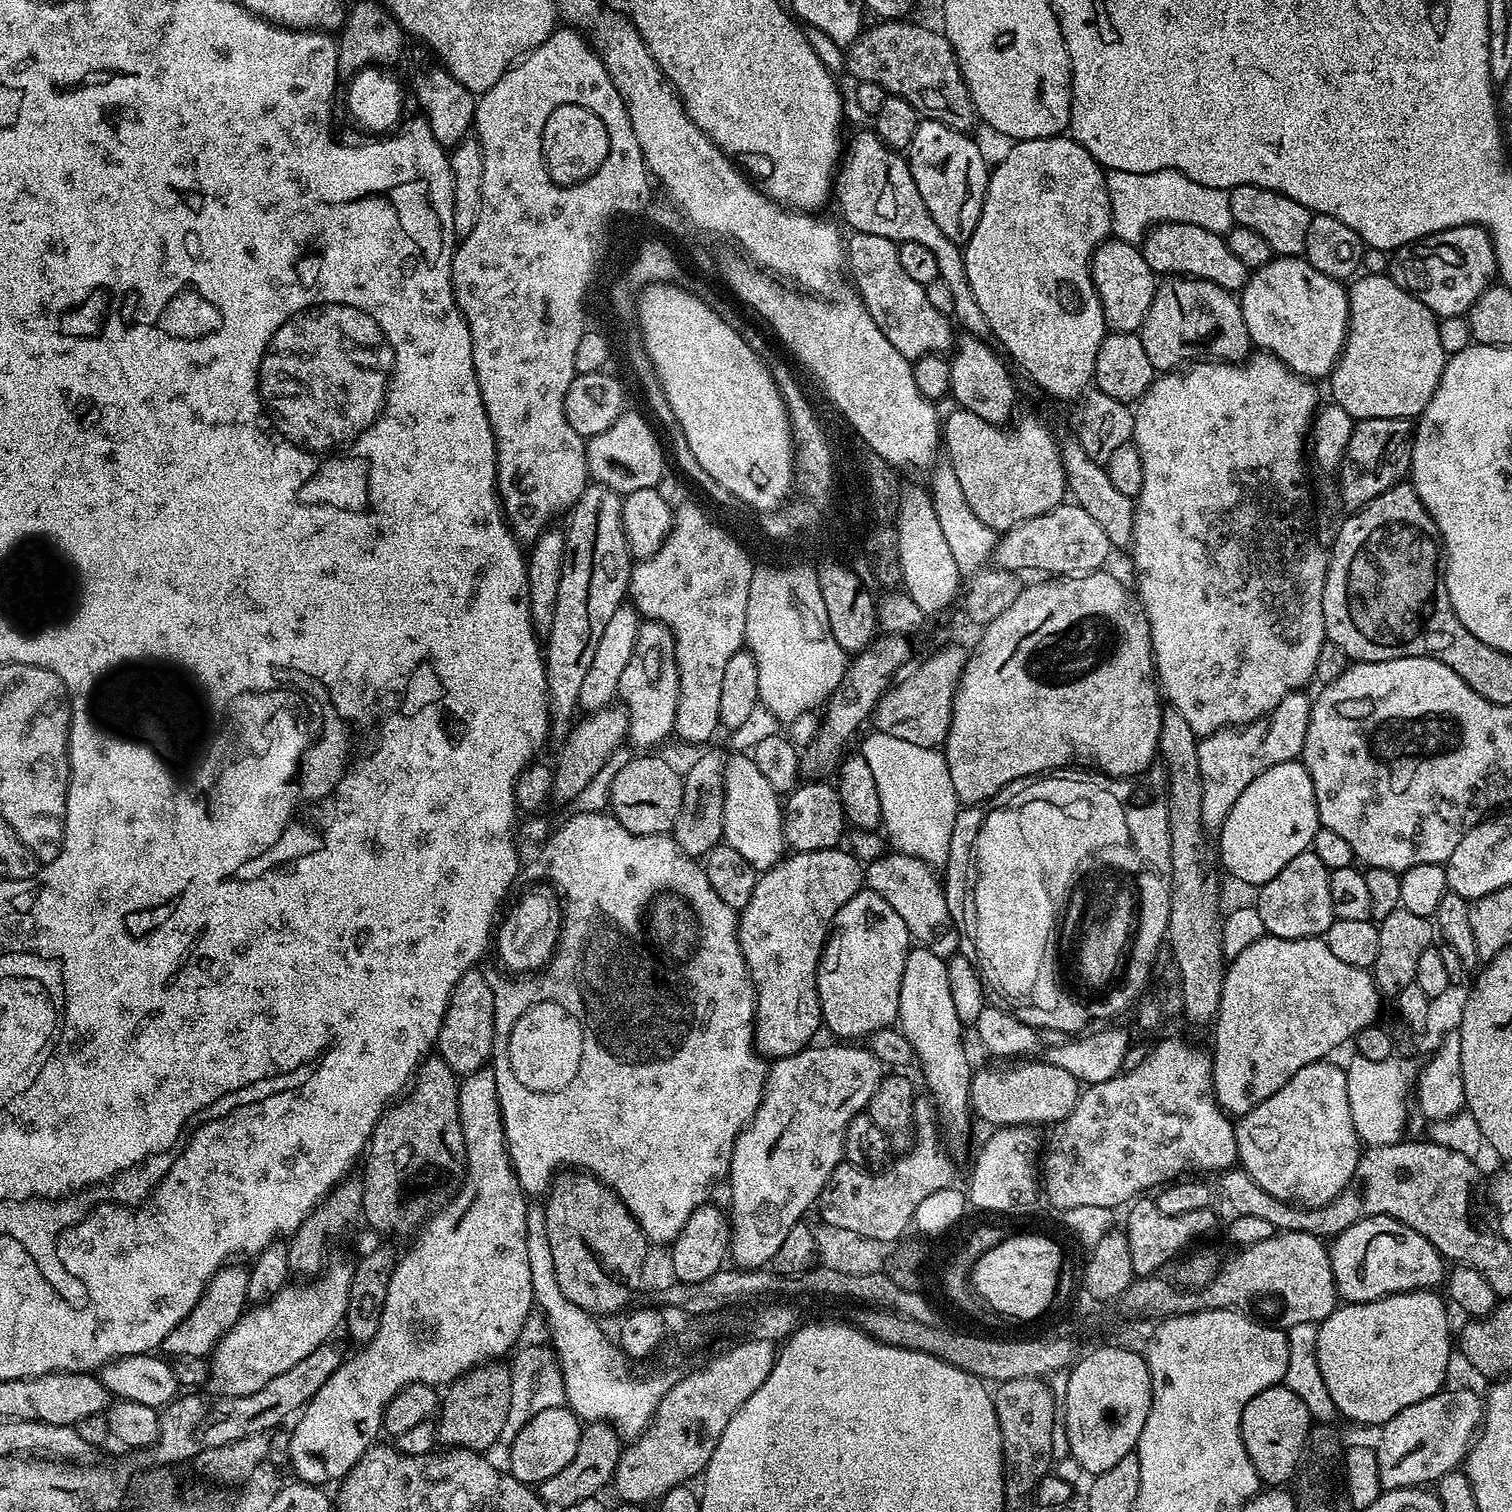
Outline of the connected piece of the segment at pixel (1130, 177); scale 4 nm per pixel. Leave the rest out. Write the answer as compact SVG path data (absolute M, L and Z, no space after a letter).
M1169 168L1146 174L1109 171L1107 178L1112 211L1111 235L1127 244L1139 245L1154 224L1186 222L1221 234L1227 234L1234 226L1228 192L1202 186L1181 172Z

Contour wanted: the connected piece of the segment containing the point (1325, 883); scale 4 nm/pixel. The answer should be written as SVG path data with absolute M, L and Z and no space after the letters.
M1306 851L1298 858L1290 858L1270 882L1259 885L1260 892L1254 900L1254 907L1261 915L1264 931L1267 935L1278 938L1323 937L1324 931L1336 919L1334 906L1330 906L1329 870L1322 866L1318 854Z

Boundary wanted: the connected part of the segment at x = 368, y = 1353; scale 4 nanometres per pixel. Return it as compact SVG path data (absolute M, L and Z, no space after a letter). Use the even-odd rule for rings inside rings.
M485 1066L463 1077L459 1085L458 1110L466 1153L466 1175L460 1191L424 1221L408 1253L397 1259L386 1290L378 1332L359 1349L357 1356L349 1360L347 1357L338 1370L326 1378L322 1390L318 1390L299 1413L288 1440L288 1460L297 1481L328 1486L331 1480L343 1480L362 1454L377 1443L379 1436L376 1435L381 1435L384 1427L384 1413L406 1385L447 1386L477 1364L507 1357L517 1347L516 1339L528 1315L534 1312L530 1257L526 1255L526 1218L530 1204L524 1201L525 1189L512 1171L512 1160L504 1143L504 1123L491 1067Z

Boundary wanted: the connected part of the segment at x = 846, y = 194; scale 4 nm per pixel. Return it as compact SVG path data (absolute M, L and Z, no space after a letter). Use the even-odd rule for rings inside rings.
M875 131L860 132L849 144L847 141L834 177L834 200L840 203L840 212L852 232L878 234L897 242L909 240L927 246L938 261L940 279L950 286L954 294L952 316L955 323L959 327L961 324L967 335L980 340L993 339L990 322L986 322L986 314L982 314L974 298L974 290L970 290L970 278L966 278L963 247L950 242L950 238L938 230L938 222L930 218L930 210L926 210L926 202L922 202L918 186L914 186L914 174L910 174L907 159L897 149L887 148Z

